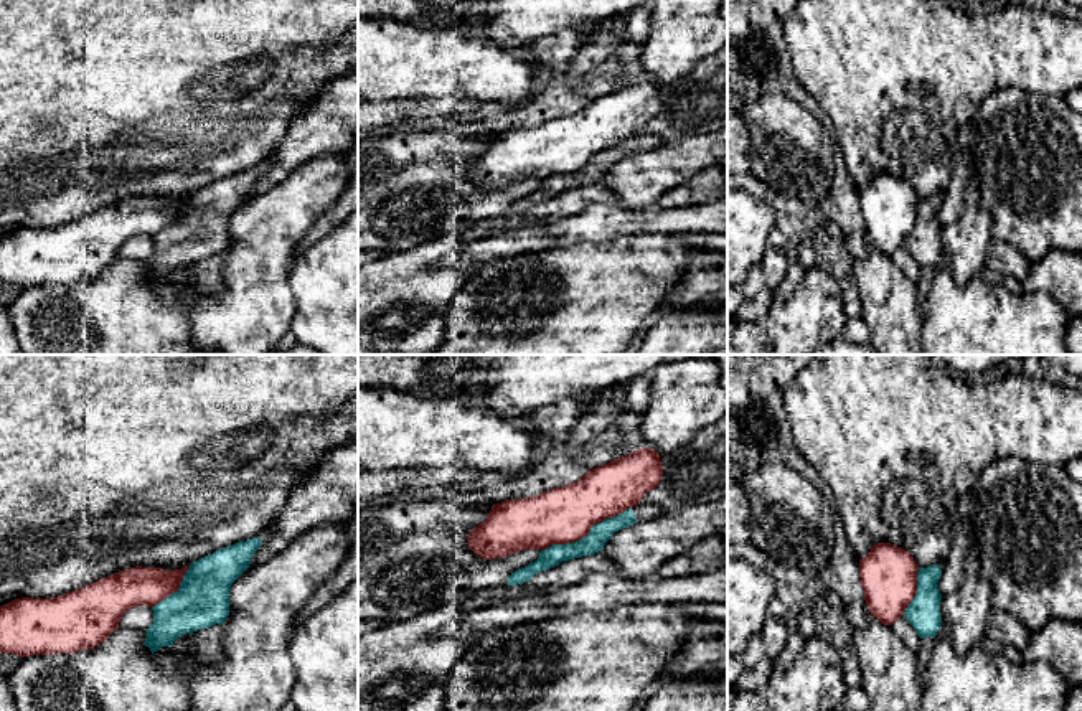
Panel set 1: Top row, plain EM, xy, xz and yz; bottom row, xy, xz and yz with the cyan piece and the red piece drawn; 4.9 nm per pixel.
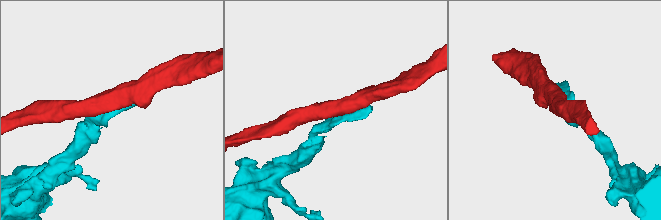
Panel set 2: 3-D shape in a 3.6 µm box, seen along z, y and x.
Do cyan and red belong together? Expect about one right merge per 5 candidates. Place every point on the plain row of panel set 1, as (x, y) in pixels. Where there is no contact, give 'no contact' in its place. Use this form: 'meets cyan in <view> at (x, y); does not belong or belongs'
meets cyan in xz at (588, 165); does not belong

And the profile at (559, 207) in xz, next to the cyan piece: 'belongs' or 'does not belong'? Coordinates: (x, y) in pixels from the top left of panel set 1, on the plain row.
does not belong

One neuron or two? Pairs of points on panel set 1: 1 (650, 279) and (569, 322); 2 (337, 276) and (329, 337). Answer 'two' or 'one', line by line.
1: one
2: one

